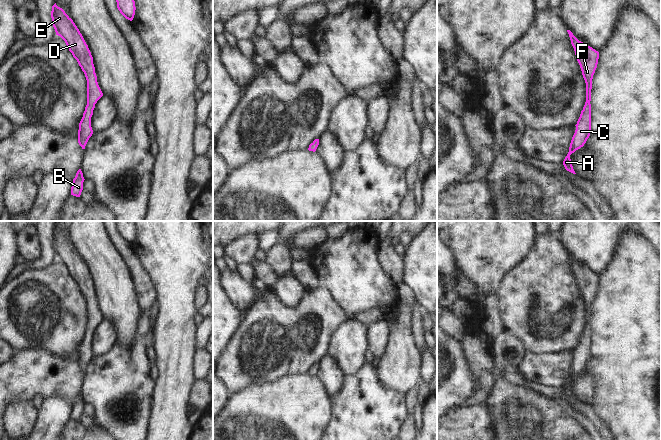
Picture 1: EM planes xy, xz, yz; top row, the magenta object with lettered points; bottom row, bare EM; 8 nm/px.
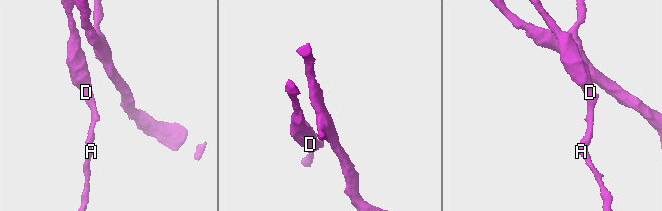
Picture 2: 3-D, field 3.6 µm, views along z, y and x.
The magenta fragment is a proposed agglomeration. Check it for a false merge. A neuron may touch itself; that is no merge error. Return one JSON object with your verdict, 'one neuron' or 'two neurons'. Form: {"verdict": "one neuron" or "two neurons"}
{"verdict": "one neuron"}

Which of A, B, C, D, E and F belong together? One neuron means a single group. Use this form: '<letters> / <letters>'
A B C D E F

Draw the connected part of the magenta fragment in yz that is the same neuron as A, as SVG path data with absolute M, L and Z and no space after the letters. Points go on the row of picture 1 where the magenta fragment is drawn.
M567 30L567 32L586 83L586 102L575 125L576 130L570 143L569 152L563 161L565 169L576 174L570 155L584 146L591 133L591 89L593 75L598 64L599 52L579 41L570 30Z

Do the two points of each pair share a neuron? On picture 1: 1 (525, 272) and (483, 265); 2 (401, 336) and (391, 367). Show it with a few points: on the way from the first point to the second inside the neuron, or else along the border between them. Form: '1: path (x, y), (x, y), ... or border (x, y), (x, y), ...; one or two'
1: border (528, 254), (504, 278), (498, 290); two
2: path (400, 344), (399, 359); one

